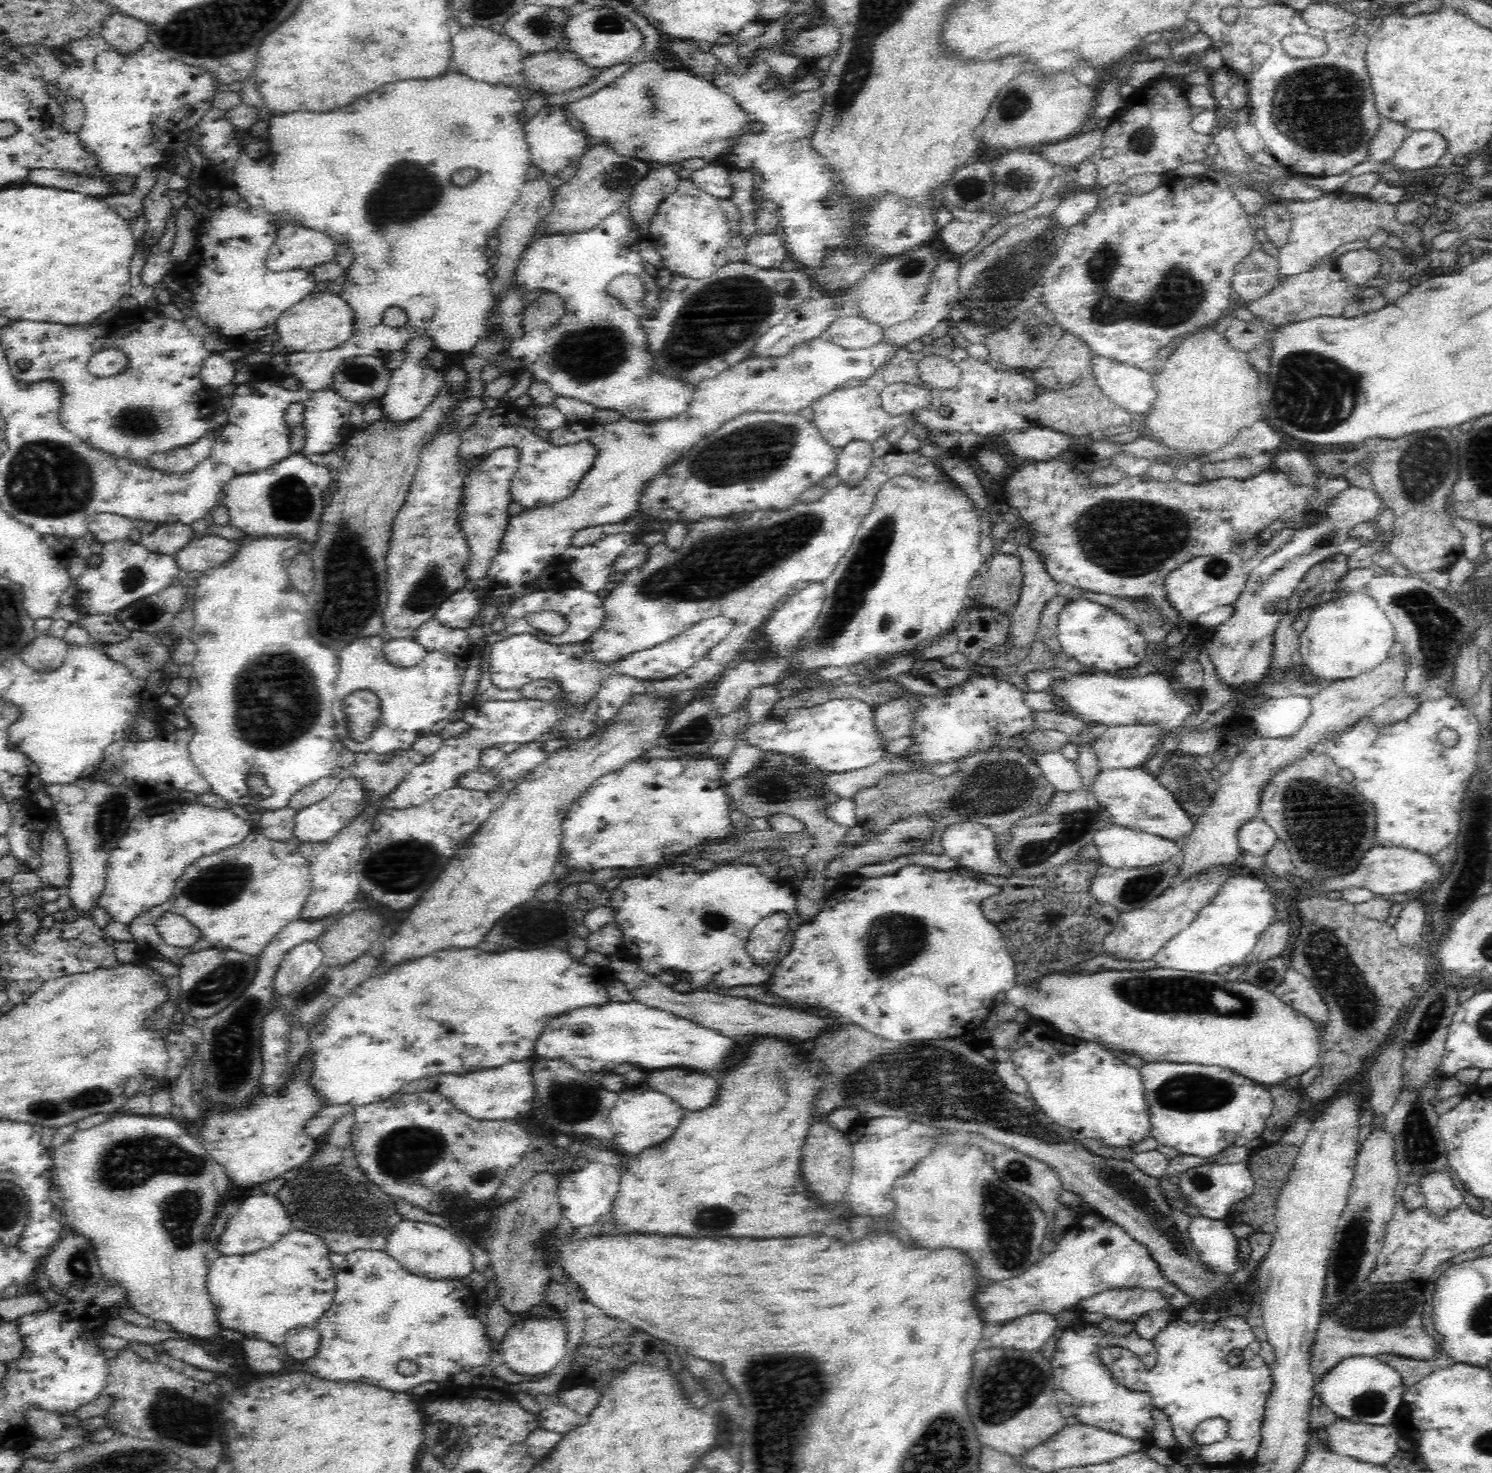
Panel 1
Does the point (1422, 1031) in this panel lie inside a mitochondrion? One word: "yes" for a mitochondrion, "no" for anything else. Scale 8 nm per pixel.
yes

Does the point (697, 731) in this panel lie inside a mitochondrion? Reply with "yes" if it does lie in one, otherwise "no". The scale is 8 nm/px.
yes

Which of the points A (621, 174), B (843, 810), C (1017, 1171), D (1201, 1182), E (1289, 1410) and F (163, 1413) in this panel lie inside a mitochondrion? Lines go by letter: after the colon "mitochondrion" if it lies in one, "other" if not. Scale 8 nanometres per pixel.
A: mitochondrion
B: other
C: mitochondrion
D: mitochondrion
E: other
F: mitochondrion

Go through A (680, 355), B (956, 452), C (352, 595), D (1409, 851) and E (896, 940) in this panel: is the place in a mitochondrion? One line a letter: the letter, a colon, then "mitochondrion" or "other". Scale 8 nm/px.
A: mitochondrion
B: other
C: mitochondrion
D: other
E: mitochondrion

